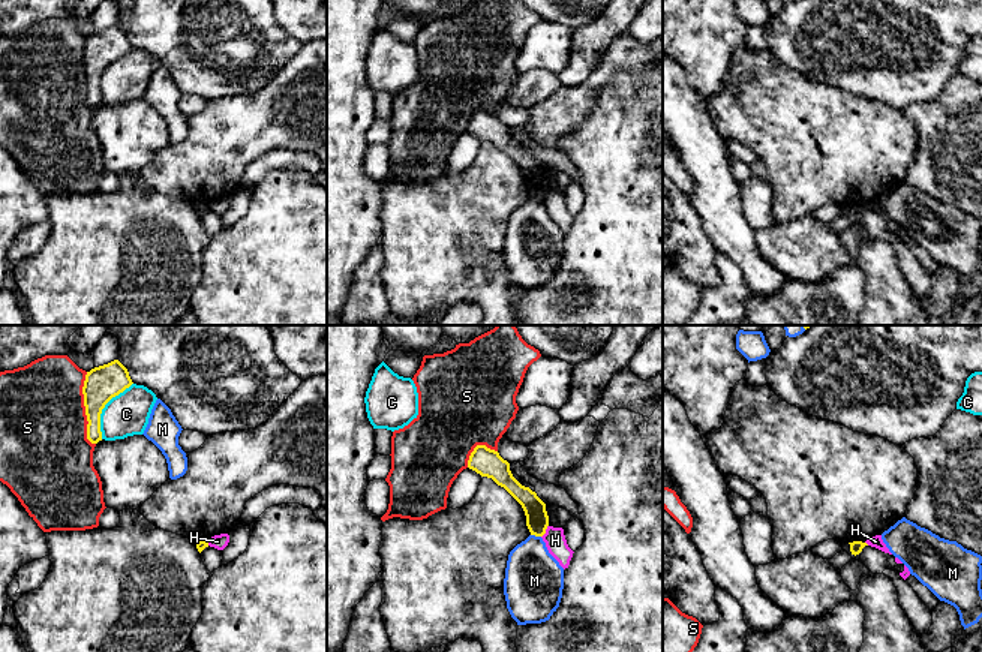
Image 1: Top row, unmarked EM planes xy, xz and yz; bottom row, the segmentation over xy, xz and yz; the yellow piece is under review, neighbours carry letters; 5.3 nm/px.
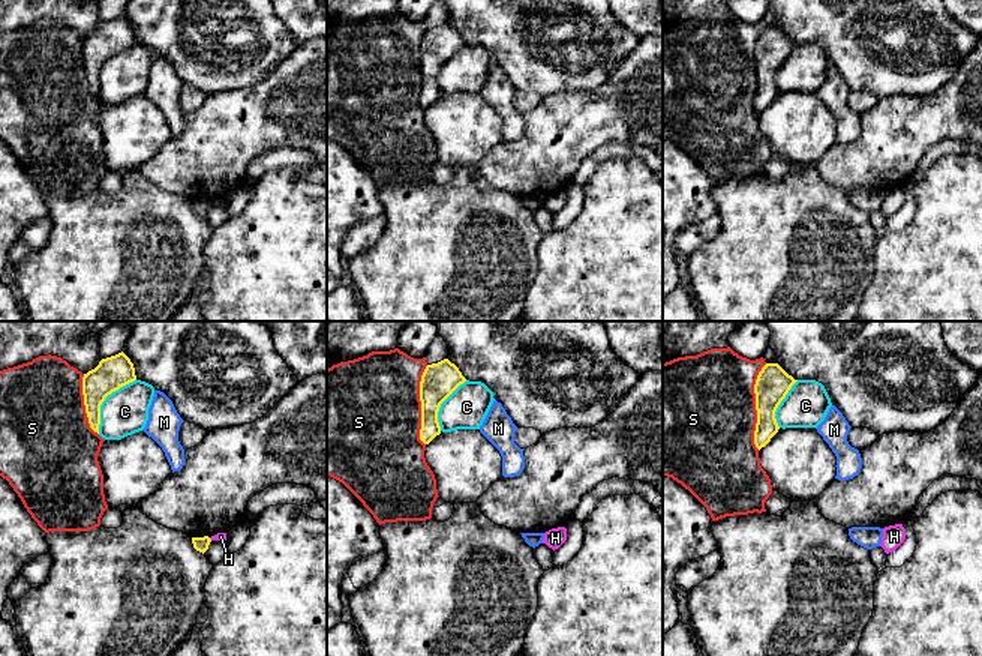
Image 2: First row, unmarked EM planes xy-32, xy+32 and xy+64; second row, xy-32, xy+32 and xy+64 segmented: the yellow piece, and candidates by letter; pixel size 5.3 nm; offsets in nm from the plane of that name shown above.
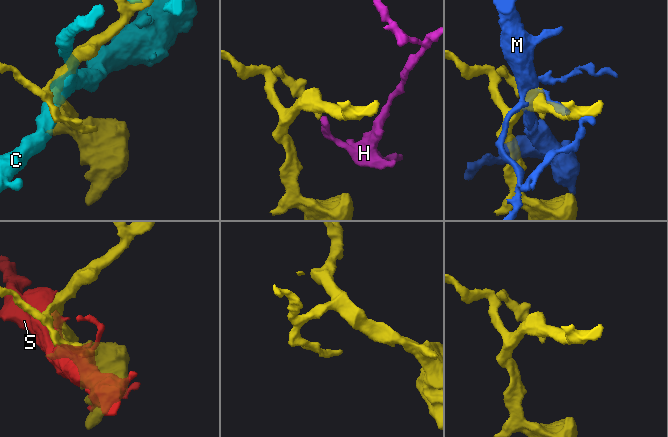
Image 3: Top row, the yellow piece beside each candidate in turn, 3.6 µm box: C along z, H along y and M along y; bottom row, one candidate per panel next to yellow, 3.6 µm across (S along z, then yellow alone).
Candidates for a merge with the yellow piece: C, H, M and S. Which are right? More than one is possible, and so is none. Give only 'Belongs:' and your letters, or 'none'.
Belongs: none

